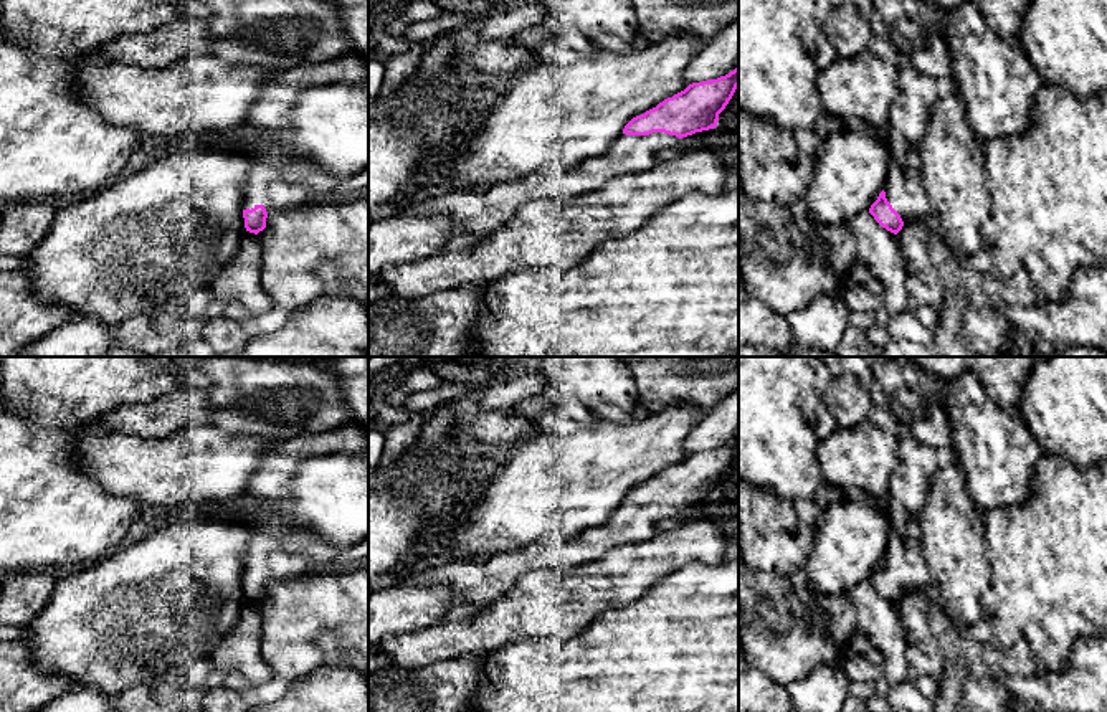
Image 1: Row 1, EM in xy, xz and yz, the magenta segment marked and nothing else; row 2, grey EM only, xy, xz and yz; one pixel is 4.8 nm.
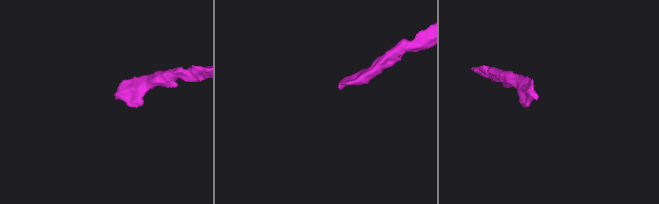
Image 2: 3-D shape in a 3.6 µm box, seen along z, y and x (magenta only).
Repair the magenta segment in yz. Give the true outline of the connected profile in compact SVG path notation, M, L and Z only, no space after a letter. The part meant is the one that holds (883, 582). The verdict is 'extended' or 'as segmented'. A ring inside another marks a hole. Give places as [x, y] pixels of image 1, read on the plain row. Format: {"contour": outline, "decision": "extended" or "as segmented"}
{"contour": "M892 534L884 560L869 583L887 601L897 605L909 591L935 585L919 539Z", "decision": "extended"}

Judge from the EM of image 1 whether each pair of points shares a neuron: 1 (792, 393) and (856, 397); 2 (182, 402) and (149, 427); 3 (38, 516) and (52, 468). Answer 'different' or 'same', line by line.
1: different
2: same
3: same

